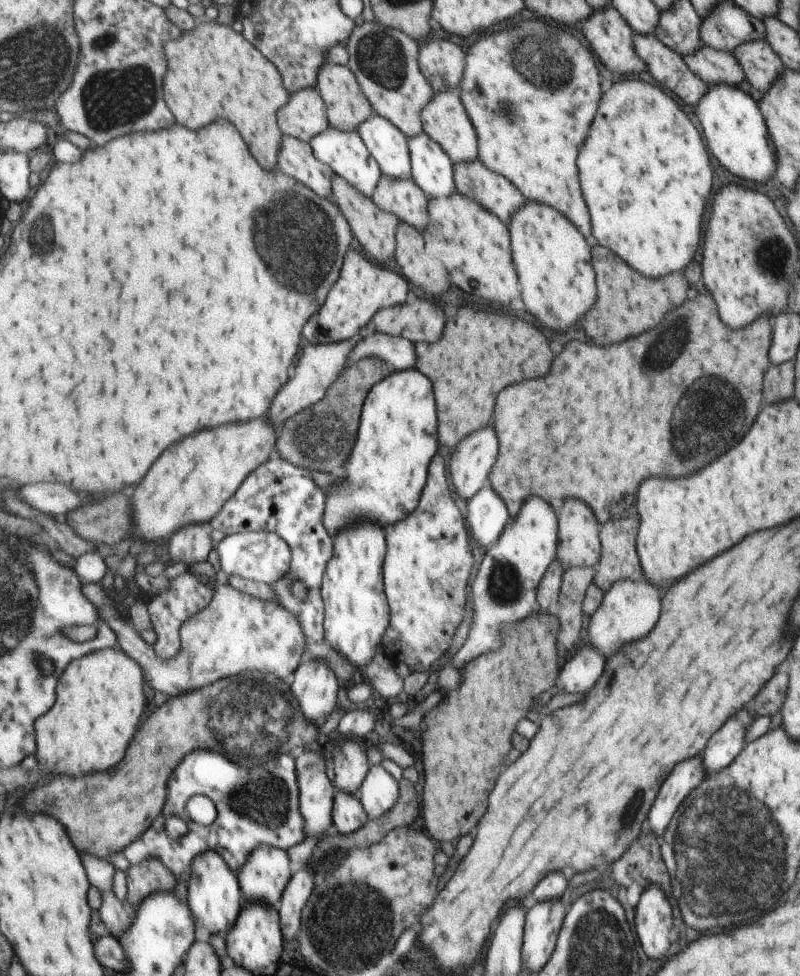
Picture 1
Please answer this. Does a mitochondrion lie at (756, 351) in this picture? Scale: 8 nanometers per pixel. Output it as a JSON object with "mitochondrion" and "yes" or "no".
{"mitochondrion":"no"}

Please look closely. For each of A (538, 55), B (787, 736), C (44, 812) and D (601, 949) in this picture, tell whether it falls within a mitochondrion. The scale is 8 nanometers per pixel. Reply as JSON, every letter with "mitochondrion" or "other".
{"A":"mitochondrion","B":"other","C":"other","D":"mitochondrion"}

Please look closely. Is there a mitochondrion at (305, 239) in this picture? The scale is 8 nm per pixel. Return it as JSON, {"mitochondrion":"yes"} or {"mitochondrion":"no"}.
{"mitochondrion":"yes"}

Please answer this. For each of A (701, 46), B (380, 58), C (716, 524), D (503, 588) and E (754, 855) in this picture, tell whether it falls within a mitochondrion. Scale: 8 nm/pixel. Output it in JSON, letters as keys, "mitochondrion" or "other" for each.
{"A":"other","B":"mitochondrion","C":"other","D":"mitochondrion","E":"mitochondrion"}

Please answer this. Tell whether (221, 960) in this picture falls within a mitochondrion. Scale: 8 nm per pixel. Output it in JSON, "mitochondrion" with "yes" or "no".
{"mitochondrion":"no"}

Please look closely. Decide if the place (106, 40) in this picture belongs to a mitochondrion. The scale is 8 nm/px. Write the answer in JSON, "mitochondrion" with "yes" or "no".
{"mitochondrion":"yes"}

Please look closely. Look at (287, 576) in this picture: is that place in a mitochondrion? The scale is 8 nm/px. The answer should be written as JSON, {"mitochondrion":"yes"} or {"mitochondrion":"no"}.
{"mitochondrion":"no"}

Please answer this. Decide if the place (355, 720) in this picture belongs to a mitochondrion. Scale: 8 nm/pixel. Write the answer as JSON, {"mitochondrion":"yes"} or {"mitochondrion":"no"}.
{"mitochondrion":"no"}

